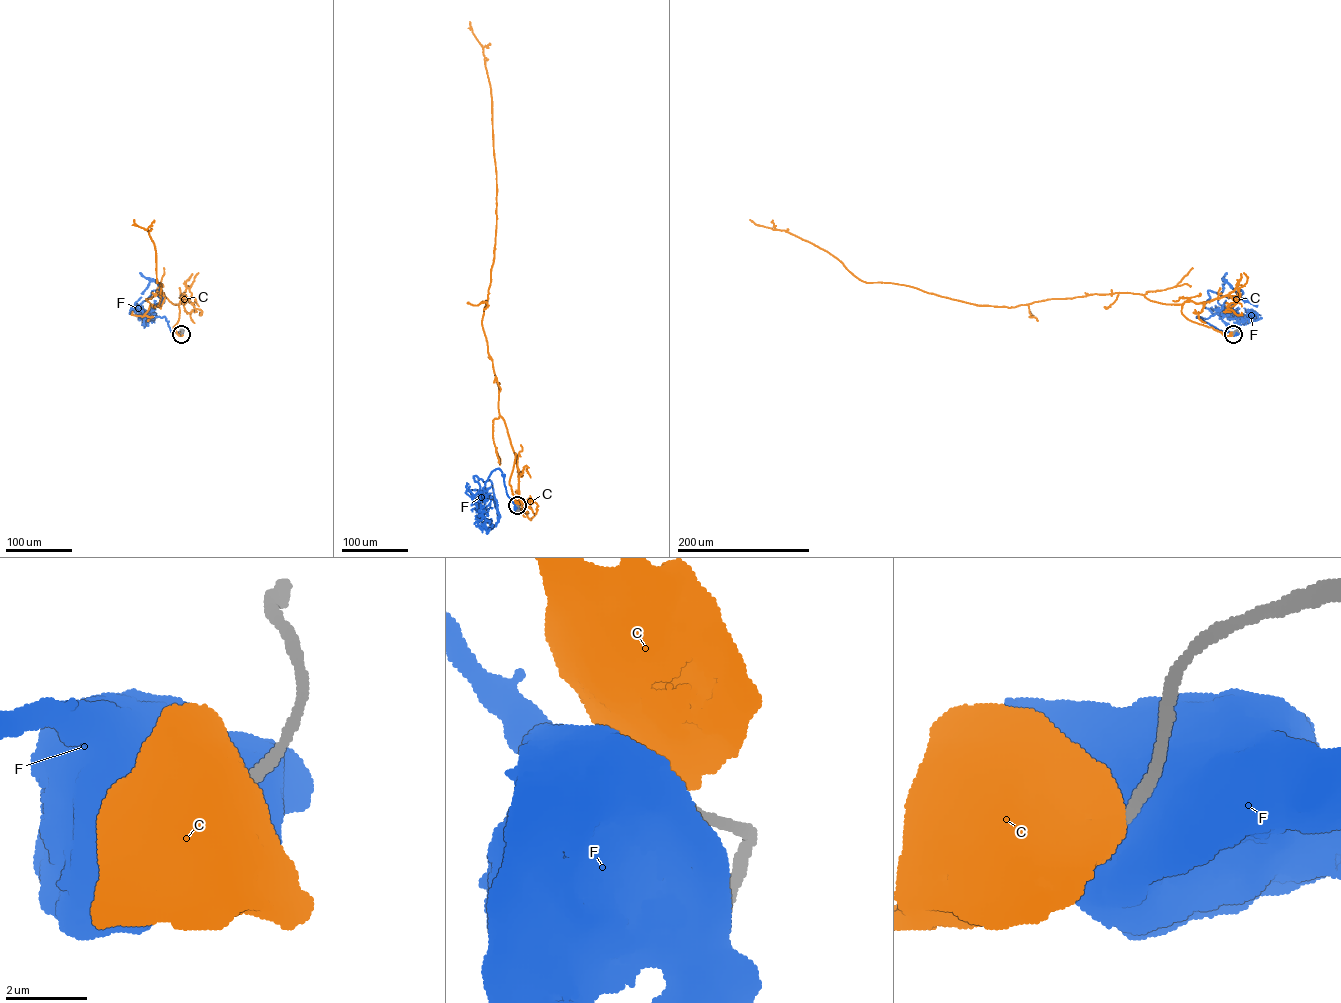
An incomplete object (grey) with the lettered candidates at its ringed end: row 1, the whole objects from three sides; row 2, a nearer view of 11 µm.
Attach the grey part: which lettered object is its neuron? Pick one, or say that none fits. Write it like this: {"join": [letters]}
{"join": []}

